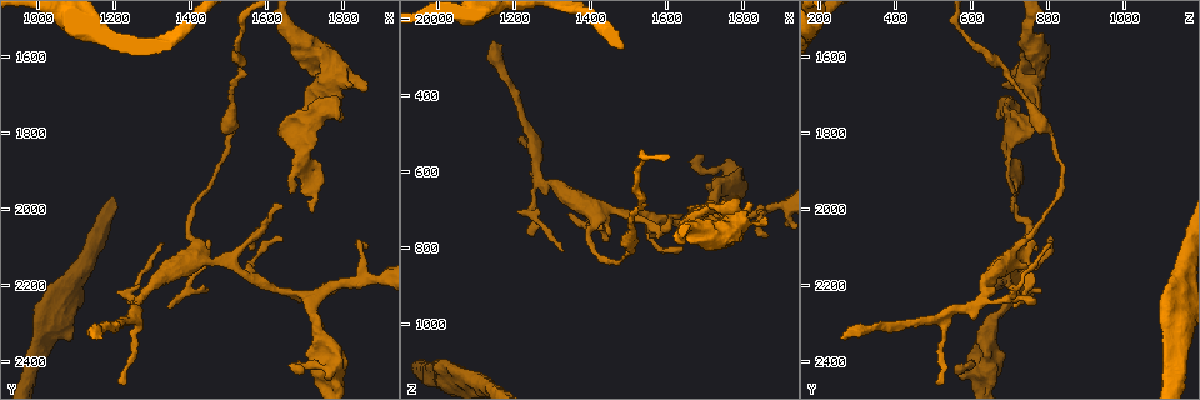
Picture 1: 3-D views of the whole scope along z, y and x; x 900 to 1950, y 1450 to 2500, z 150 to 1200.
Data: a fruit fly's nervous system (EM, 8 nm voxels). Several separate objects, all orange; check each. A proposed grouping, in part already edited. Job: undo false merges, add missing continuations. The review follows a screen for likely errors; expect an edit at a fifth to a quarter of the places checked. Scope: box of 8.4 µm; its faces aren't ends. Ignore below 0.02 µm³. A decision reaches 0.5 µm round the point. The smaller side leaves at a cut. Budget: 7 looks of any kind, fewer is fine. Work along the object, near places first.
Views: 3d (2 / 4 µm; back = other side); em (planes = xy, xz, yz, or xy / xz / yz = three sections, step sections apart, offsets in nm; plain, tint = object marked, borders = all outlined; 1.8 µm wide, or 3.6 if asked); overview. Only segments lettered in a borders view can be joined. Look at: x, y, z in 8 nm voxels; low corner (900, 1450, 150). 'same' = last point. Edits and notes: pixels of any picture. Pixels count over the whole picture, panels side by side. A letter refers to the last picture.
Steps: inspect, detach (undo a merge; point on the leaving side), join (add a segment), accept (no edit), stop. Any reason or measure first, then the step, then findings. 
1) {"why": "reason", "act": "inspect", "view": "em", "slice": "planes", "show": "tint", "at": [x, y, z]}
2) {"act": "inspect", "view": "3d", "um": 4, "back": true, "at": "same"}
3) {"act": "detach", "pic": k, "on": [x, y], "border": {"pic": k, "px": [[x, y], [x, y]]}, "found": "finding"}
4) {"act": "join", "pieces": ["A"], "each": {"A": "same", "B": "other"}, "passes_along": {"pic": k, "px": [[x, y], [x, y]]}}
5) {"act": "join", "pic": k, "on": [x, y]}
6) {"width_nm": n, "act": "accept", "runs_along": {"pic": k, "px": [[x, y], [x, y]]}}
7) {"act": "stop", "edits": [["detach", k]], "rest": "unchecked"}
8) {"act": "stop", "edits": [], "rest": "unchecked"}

{"why": "tapers out", "act": "inspect", "view": "3d", "um": 2, "at": [1175, 2335, 265]}

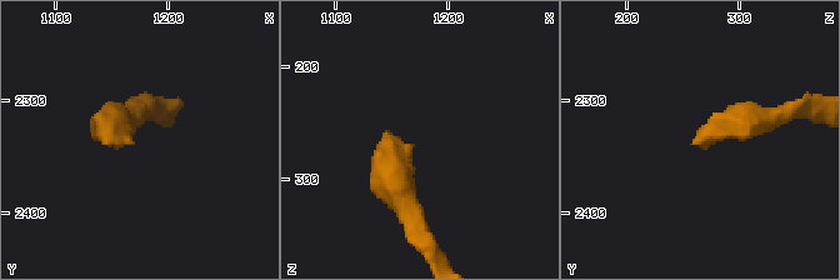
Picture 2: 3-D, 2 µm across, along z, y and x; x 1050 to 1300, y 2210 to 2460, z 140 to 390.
{"act": "inspect", "view": "em", "slice": "yz", "step": 16, "show": "borders", "at": [1166, 2334, 268]}

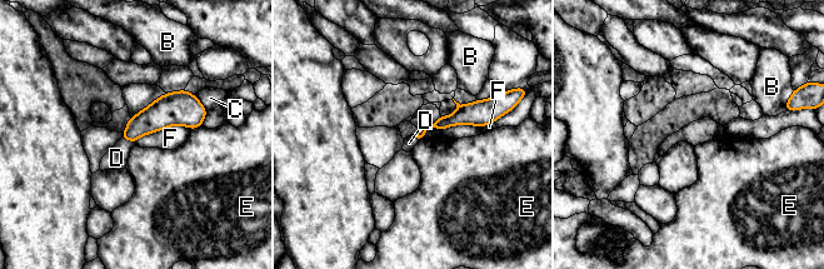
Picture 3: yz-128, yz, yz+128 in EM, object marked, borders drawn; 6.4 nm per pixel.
{"act": "join", "pieces": ["D"], "each": {"B": "other", "C": "other", "D": "same", "E": "other", "F": "other"}, "passes_along": {"pic": 3, "px": [[158, 115], [128, 139], [116, 158]]}, "found": "the cell continues"}

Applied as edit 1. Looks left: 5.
{"why": "an open end", "act": "inspect", "view": "em", "slice": "yz", "step": 16, "show": "borders", "at": [1240, 2245, 770]}

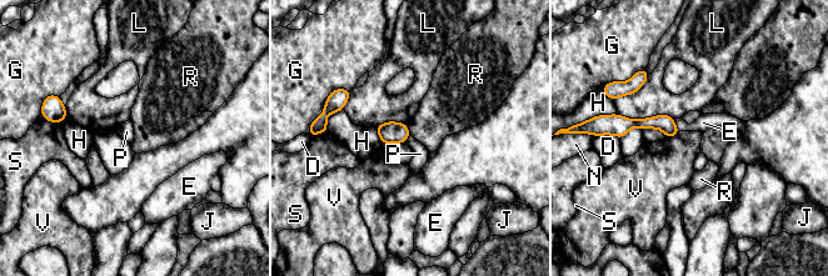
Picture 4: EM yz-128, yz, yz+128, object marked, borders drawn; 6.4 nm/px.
{"act": "accept", "each": {"D": "other", "E": "other", "G": "other", "H": "other", "J": "other", "L": "other", "N": "other", "P": "other", "R": "other", "S": "other", "V": "other"}, "runs_along": {"pic": 4, "px": [[619, 125], [664, 123], [674, 131]]}, "found": "none of them fits"}

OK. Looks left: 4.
{"why": "an open end", "act": "inspect", "view": "em", "slice": "xy", "step": 4, "show": "tint", "at": [1860, 2095, 775]}

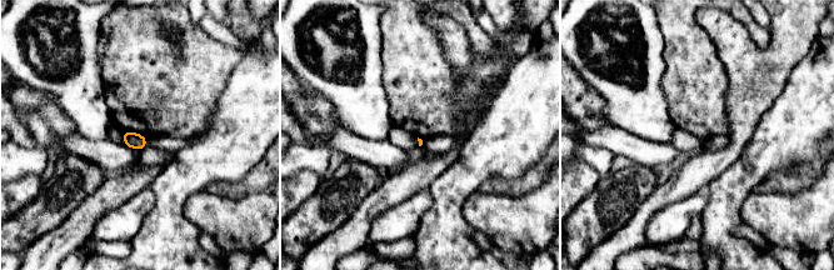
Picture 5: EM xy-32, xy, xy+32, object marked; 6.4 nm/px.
{"act": "inspect", "view": "em", "slice": "planes", "show": "borders", "at": "same"}

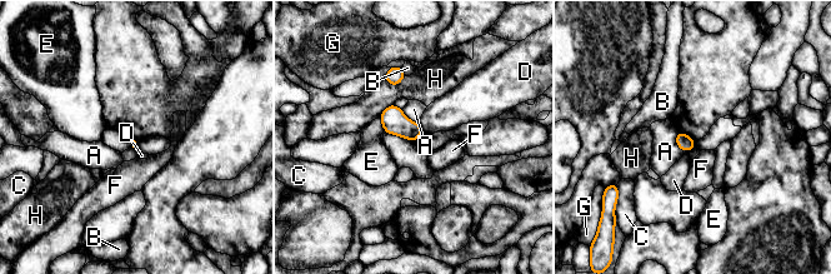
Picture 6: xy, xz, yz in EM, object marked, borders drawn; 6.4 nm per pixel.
{"act": "accept", "each": {"A": "other", "B": "other", "C": "other", "D": "other", "E": "other", "F": "other", "G": "other", "H": "other"}, "border": {"pic": 6, "px": [[417, 123], [424, 131]]}, "found": "none of them fits"}

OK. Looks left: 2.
{"act": "stop", "edits": [["join", 3]], "rest": "unchecked"}

